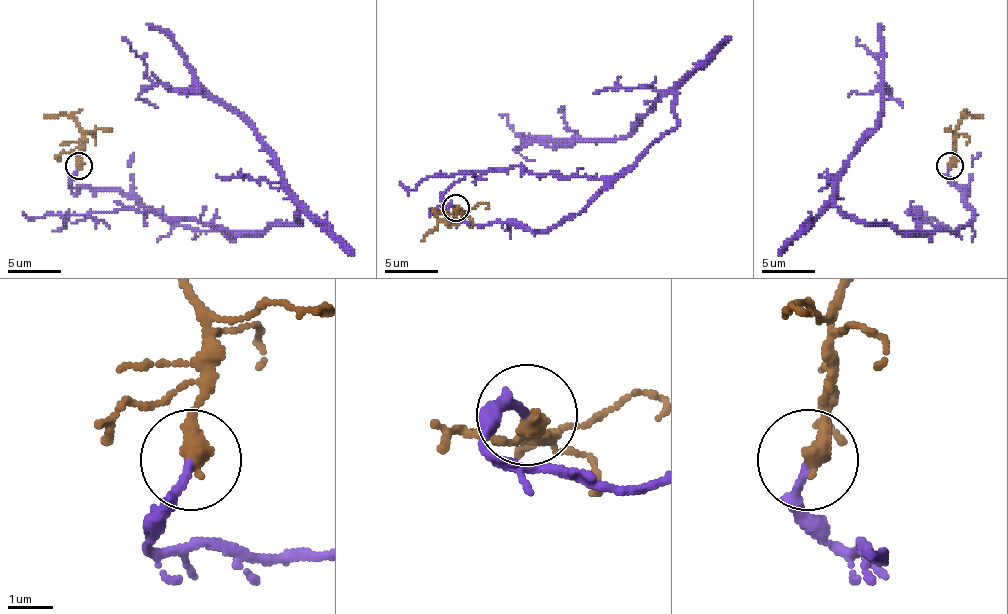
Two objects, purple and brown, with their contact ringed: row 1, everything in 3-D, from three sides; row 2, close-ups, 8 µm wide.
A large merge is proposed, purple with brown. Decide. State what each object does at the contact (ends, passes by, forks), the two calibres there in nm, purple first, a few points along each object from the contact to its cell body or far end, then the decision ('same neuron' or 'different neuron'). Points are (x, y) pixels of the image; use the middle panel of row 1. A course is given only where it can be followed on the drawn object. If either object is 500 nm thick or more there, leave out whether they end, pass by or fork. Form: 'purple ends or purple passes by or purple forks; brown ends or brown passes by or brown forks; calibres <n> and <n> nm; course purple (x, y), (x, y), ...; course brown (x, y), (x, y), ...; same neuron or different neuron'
purple ends; brown ends; calibres 170 and 440 nm; course purple (456, 208), (448, 216), (561, 224), (677, 125), (674, 93), (620, 139), (545, 147), (523, 141), (499, 114); course brown (456, 208), (456, 214), (421, 241); same neuron

